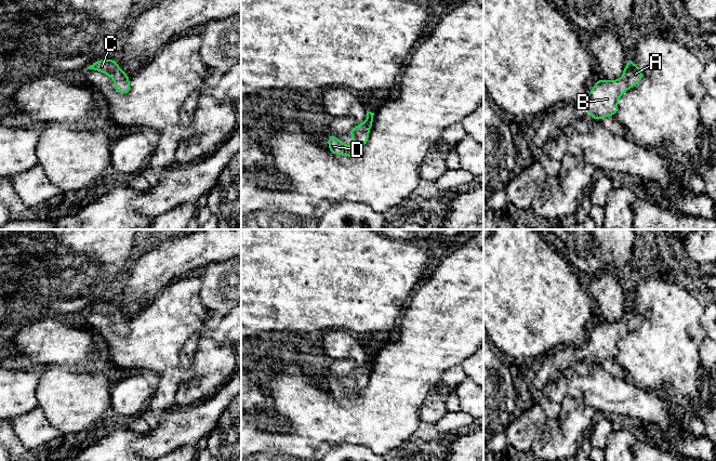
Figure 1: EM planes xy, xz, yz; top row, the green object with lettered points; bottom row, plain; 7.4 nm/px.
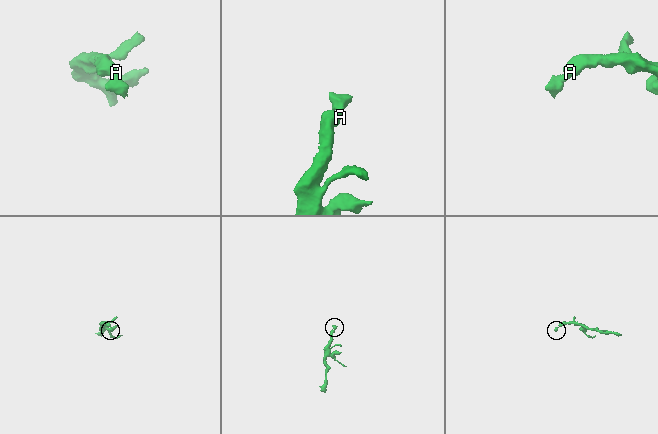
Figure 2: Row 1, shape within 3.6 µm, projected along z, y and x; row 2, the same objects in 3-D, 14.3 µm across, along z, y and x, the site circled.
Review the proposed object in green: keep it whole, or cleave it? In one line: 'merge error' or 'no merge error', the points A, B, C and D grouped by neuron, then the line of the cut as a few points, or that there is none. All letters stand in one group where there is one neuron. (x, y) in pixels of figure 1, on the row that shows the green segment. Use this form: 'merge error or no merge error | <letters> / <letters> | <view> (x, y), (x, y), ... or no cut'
no merge error | A B C D | no cut

